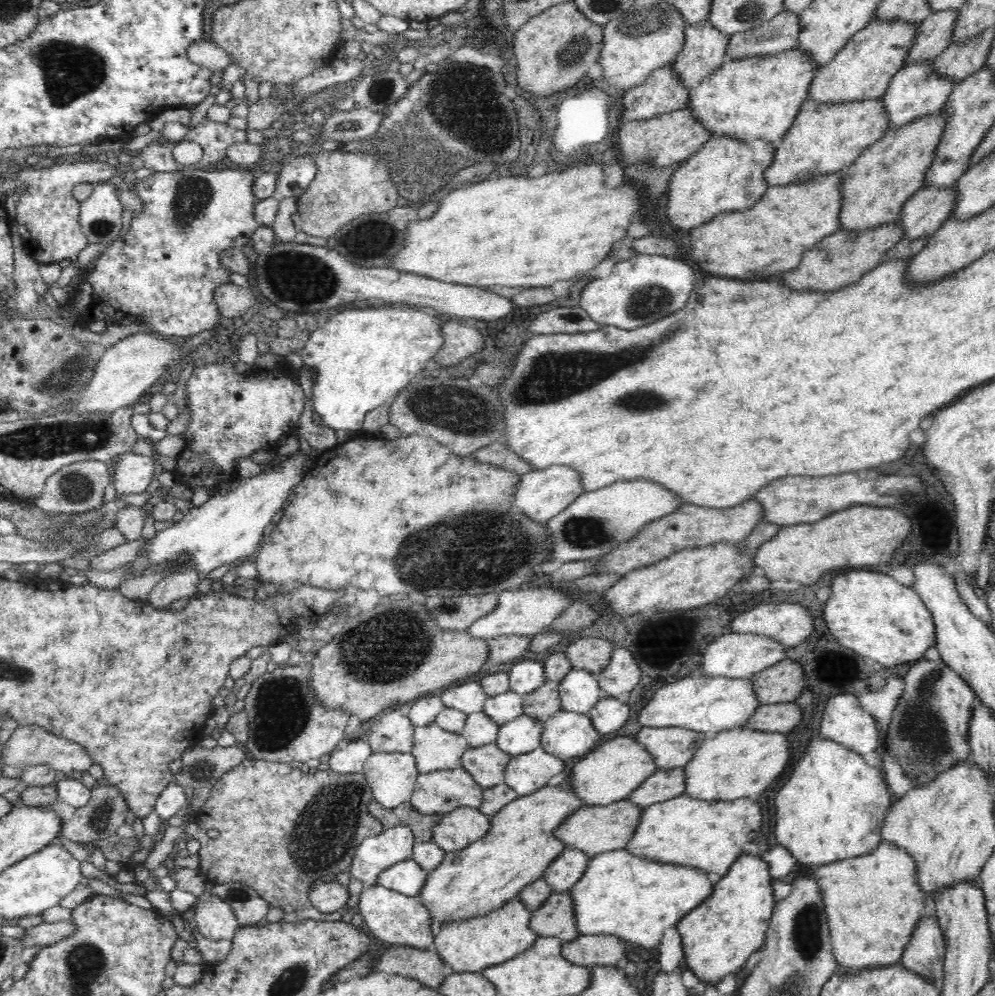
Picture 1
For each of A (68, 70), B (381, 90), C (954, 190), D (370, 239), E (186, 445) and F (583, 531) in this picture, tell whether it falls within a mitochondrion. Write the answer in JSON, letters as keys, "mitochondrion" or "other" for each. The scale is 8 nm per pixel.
{"A":"mitochondrion","B":"mitochondrion","C":"other","D":"mitochondrion","E":"other","F":"mitochondrion"}

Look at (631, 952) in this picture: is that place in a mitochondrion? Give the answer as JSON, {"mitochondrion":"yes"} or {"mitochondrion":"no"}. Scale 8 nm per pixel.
{"mitochondrion":"no"}

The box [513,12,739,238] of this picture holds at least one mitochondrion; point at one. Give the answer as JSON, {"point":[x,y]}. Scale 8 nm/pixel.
{"point":[575,49]}

